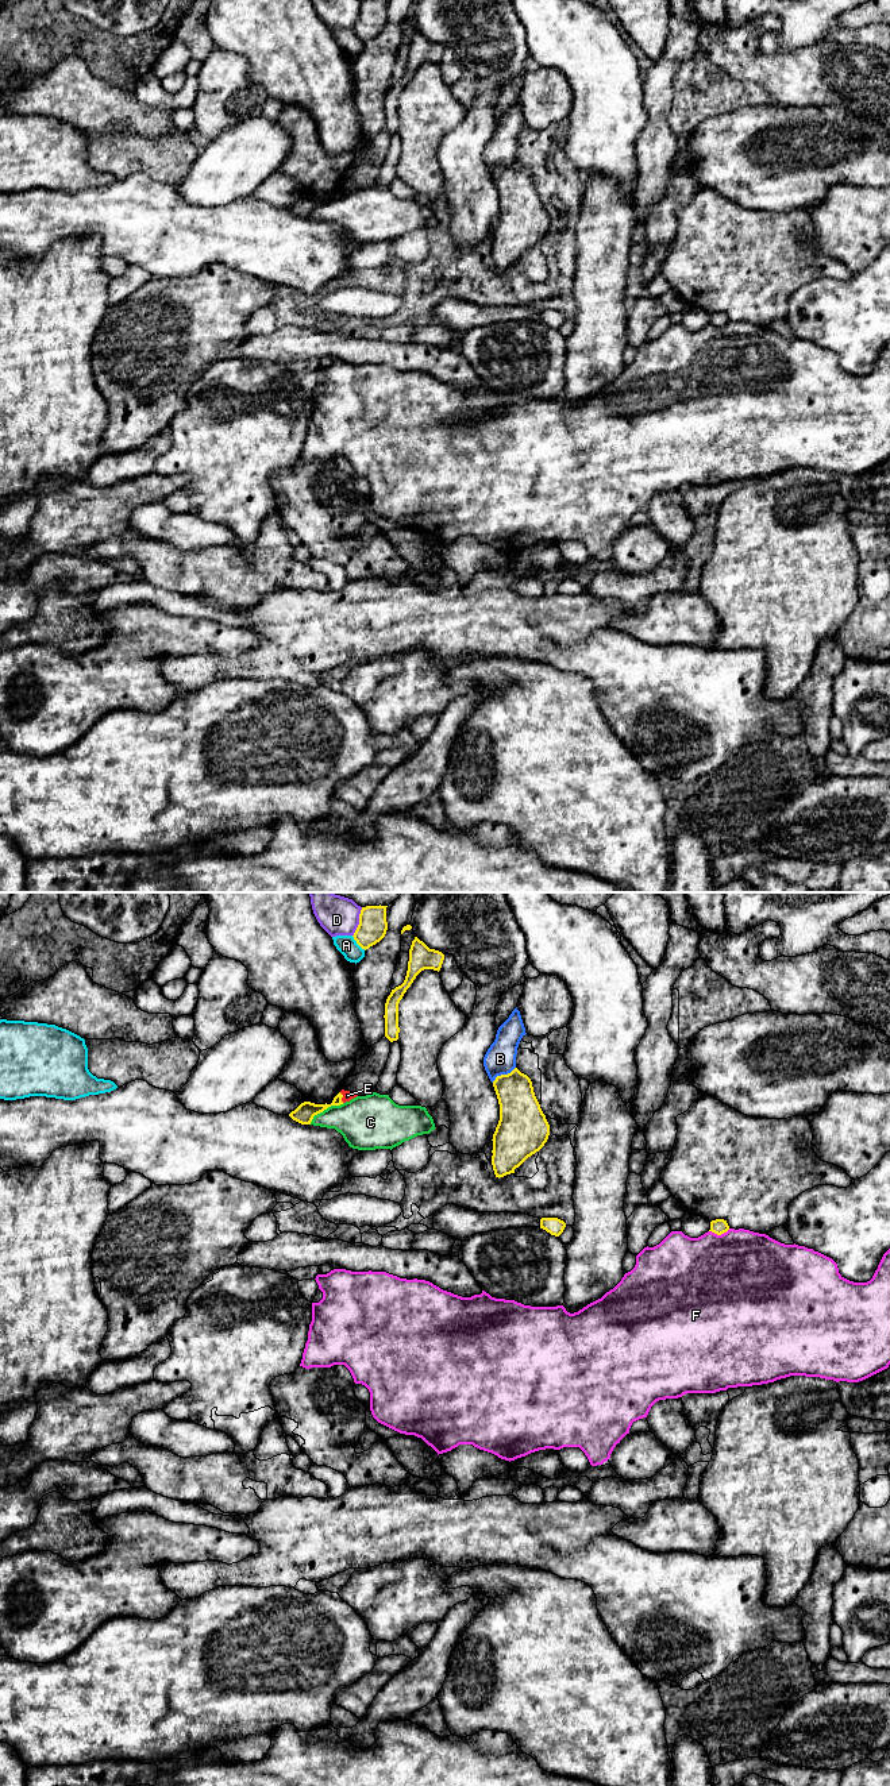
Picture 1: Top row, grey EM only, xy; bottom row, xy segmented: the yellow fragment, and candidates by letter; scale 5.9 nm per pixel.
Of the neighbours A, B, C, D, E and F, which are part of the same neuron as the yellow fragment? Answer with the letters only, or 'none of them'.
none of them

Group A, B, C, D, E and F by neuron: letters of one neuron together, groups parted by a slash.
A / B / C / D / E / F

